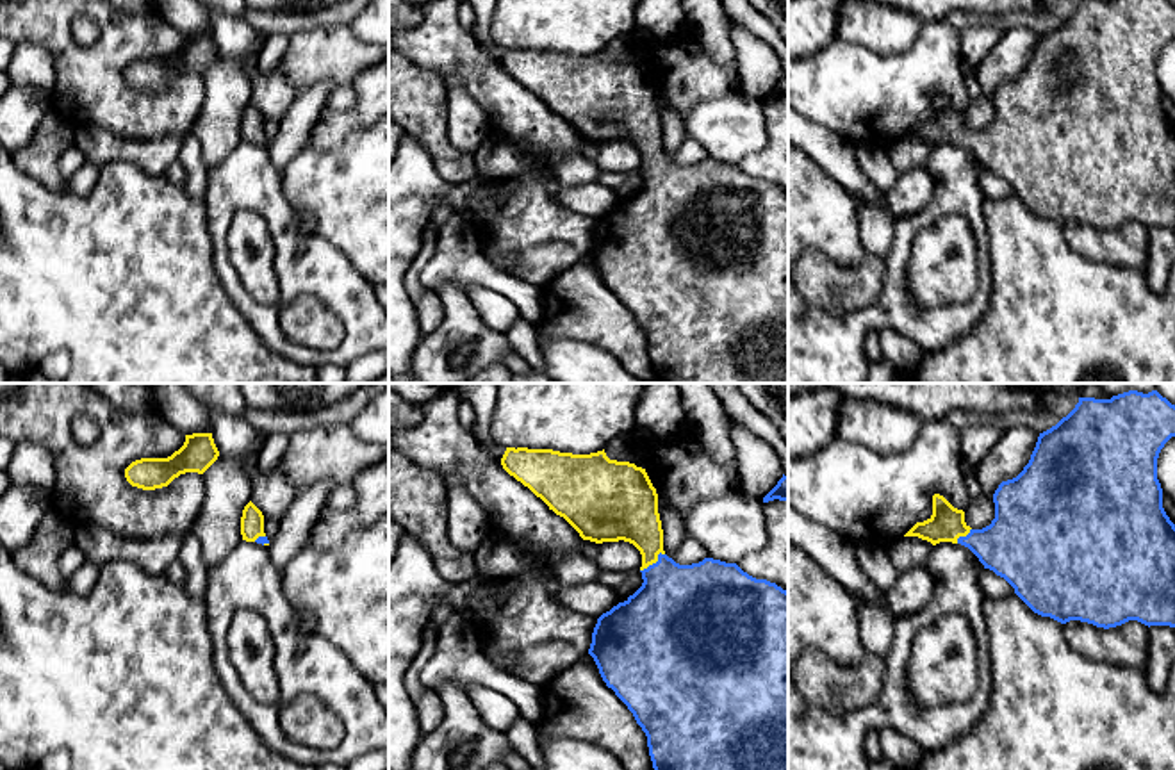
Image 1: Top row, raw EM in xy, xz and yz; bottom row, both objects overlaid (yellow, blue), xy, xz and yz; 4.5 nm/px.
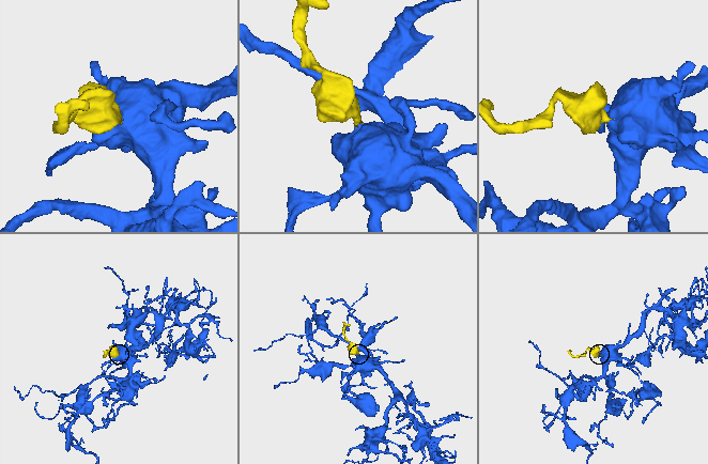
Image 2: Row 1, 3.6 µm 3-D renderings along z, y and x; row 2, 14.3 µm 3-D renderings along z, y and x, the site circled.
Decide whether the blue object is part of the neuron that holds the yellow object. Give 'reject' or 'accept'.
accept

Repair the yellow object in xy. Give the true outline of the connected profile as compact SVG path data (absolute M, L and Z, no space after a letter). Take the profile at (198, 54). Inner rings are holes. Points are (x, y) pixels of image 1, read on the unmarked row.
M212 34L185 36L184 46L168 59L141 59L125 70L132 87L155 91L185 73L203 75L219 57Z

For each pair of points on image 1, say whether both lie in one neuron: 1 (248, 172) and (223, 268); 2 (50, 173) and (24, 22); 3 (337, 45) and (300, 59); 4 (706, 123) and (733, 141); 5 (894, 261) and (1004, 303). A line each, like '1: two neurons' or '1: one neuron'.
1: one neuron
2: two neurons
3: one neuron
4: one neuron
5: two neurons

